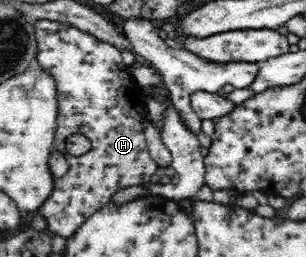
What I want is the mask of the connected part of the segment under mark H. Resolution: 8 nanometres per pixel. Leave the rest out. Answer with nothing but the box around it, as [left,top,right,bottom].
[34,19,158,239]

